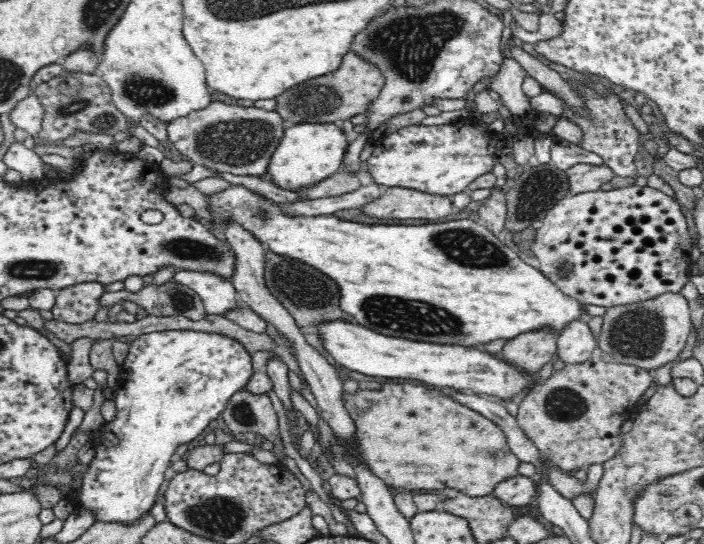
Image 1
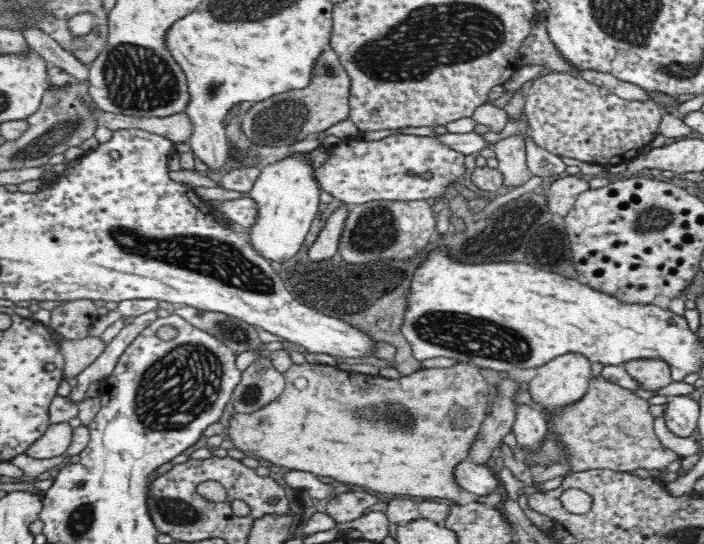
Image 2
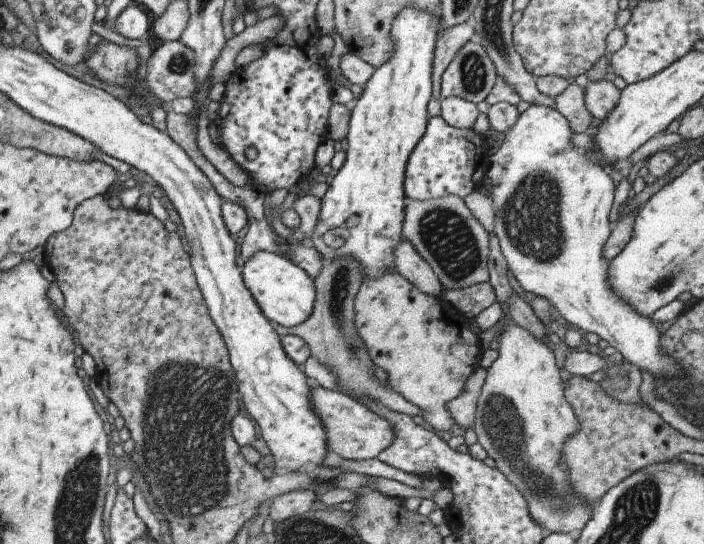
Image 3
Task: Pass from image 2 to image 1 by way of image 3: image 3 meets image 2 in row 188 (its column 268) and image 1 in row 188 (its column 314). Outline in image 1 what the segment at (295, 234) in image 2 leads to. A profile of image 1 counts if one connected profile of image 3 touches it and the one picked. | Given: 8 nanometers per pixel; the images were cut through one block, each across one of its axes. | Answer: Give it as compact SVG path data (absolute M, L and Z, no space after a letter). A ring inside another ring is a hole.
M300 122L292 126L286 125L283 137L270 159L267 172L281 188L287 188L289 191L300 190L341 170L348 145L340 123Z

